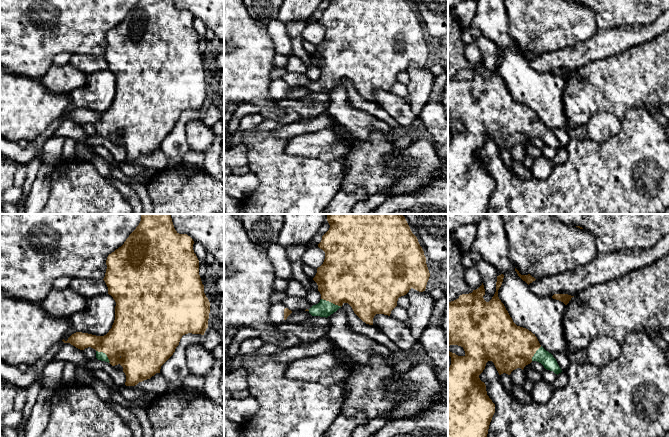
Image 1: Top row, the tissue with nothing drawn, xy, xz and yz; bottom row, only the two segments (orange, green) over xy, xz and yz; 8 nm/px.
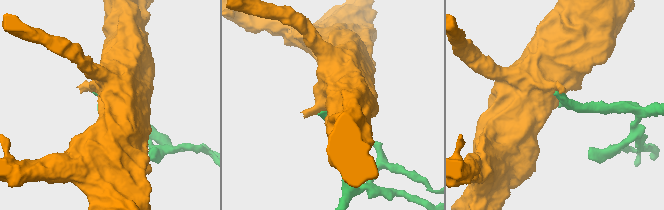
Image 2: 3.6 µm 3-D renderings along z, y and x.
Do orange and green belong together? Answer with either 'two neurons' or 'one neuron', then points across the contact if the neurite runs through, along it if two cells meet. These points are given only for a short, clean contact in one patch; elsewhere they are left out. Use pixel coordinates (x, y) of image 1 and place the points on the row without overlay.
one neuron | across xz (348, 52), (335, 65), (331, 78), (324, 84)

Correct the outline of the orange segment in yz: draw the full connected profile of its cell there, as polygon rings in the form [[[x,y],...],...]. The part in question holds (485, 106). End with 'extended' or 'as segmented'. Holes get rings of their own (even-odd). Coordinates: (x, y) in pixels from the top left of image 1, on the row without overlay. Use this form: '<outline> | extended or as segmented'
[[[503,50],[497,52],[496,68],[489,78],[483,74],[483,59],[472,69],[462,70],[448,78],[448,122],[458,121],[465,127],[464,132],[448,127],[451,133],[448,144],[448,214],[487,214],[495,180],[487,171],[486,161],[479,151],[488,137],[494,139],[499,151],[510,151],[517,144],[523,146],[532,137],[541,139],[557,151],[562,148],[556,135],[540,121],[535,110],[513,98],[498,73],[503,54]]] | extended

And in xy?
[[[139,0],[136,5],[129,11],[124,20],[108,31],[106,36],[106,49],[104,57],[108,63],[108,70],[113,73],[116,78],[115,96],[112,104],[104,112],[96,112],[88,109],[76,108],[72,110],[64,119],[70,119],[80,126],[91,123],[96,126],[96,134],[101,137],[110,139],[112,142],[120,140],[126,151],[126,162],[135,162],[139,158],[150,155],[156,149],[160,149],[161,142],[173,131],[176,123],[179,121],[183,111],[201,110],[204,111],[208,104],[208,95],[210,89],[210,78],[204,69],[204,61],[199,51],[199,36],[193,26],[193,15],[187,10],[179,10],[173,0]]] | extended

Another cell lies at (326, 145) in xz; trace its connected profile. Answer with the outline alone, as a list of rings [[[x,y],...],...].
[[[324,129],[291,138],[286,152],[292,156],[332,161],[346,155],[351,145],[351,141],[341,138],[332,129]]]

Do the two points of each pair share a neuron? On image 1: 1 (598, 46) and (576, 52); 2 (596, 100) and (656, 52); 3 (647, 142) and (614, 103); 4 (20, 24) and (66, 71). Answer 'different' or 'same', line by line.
1: same
2: same
3: different
4: different

